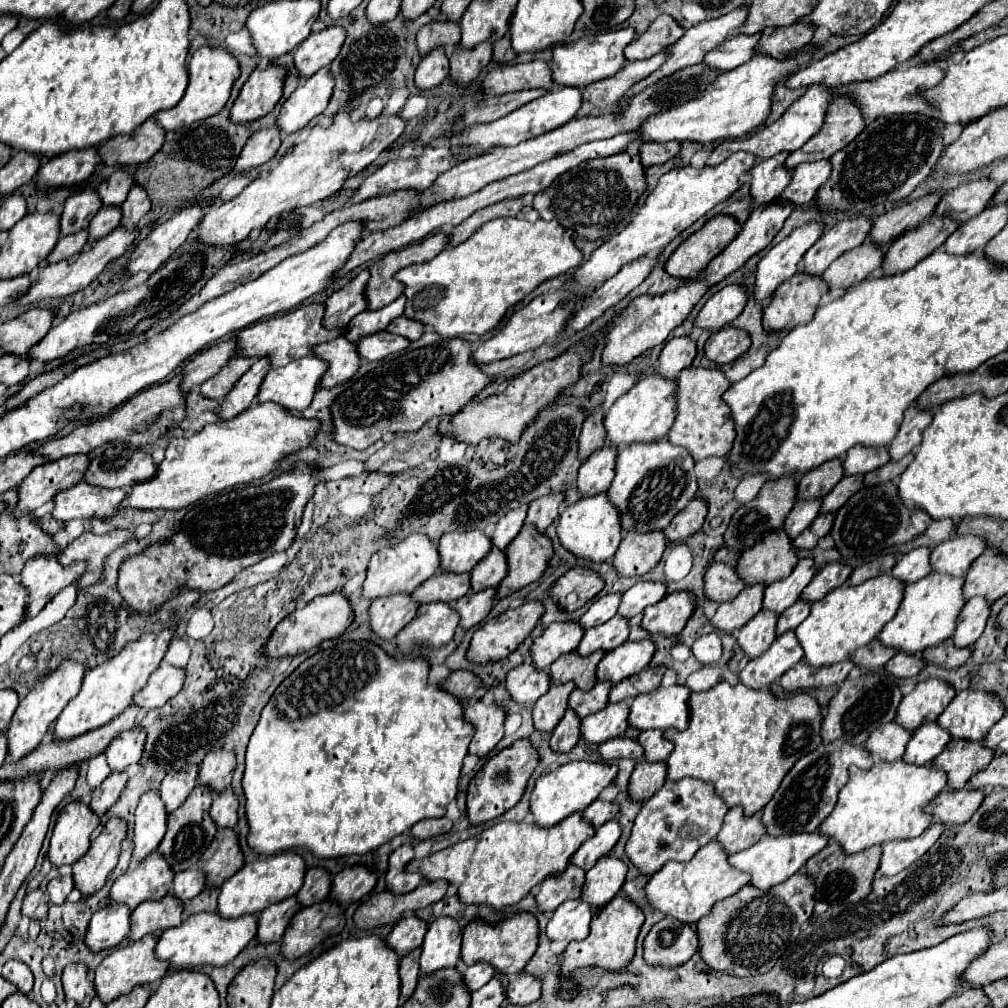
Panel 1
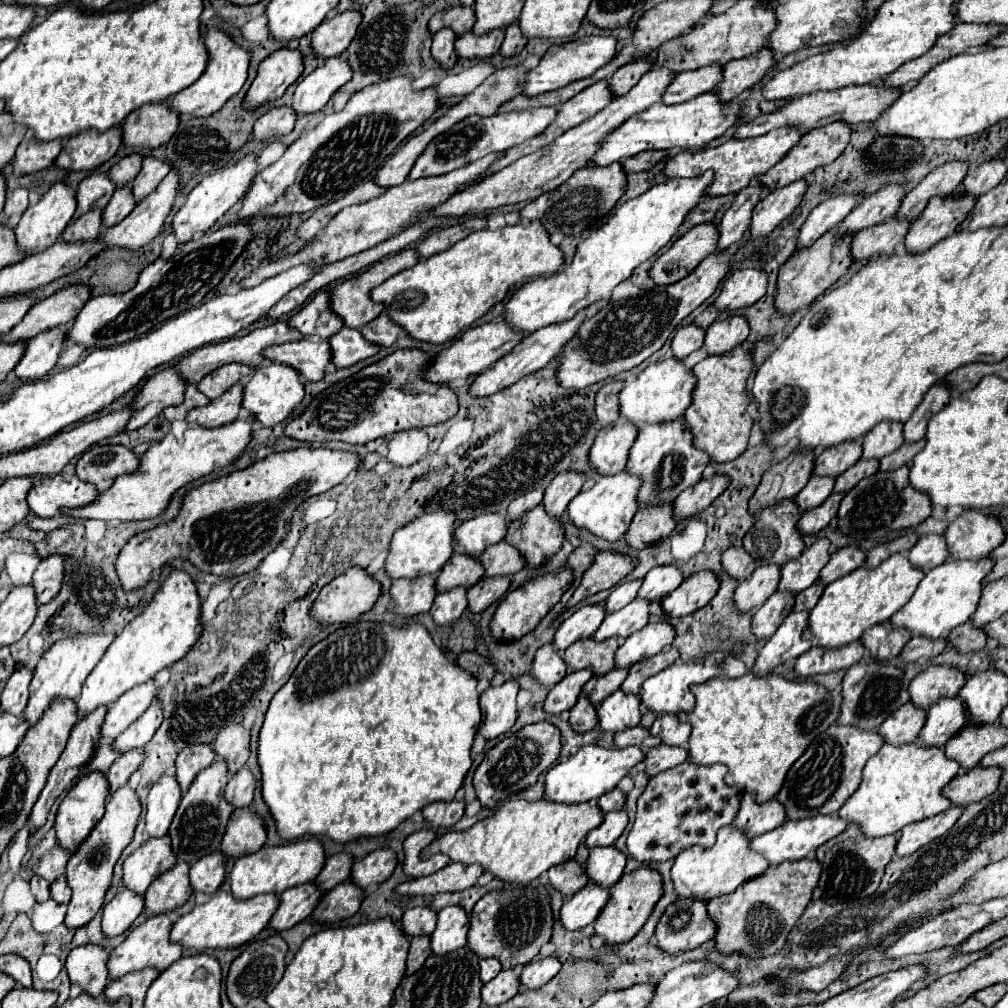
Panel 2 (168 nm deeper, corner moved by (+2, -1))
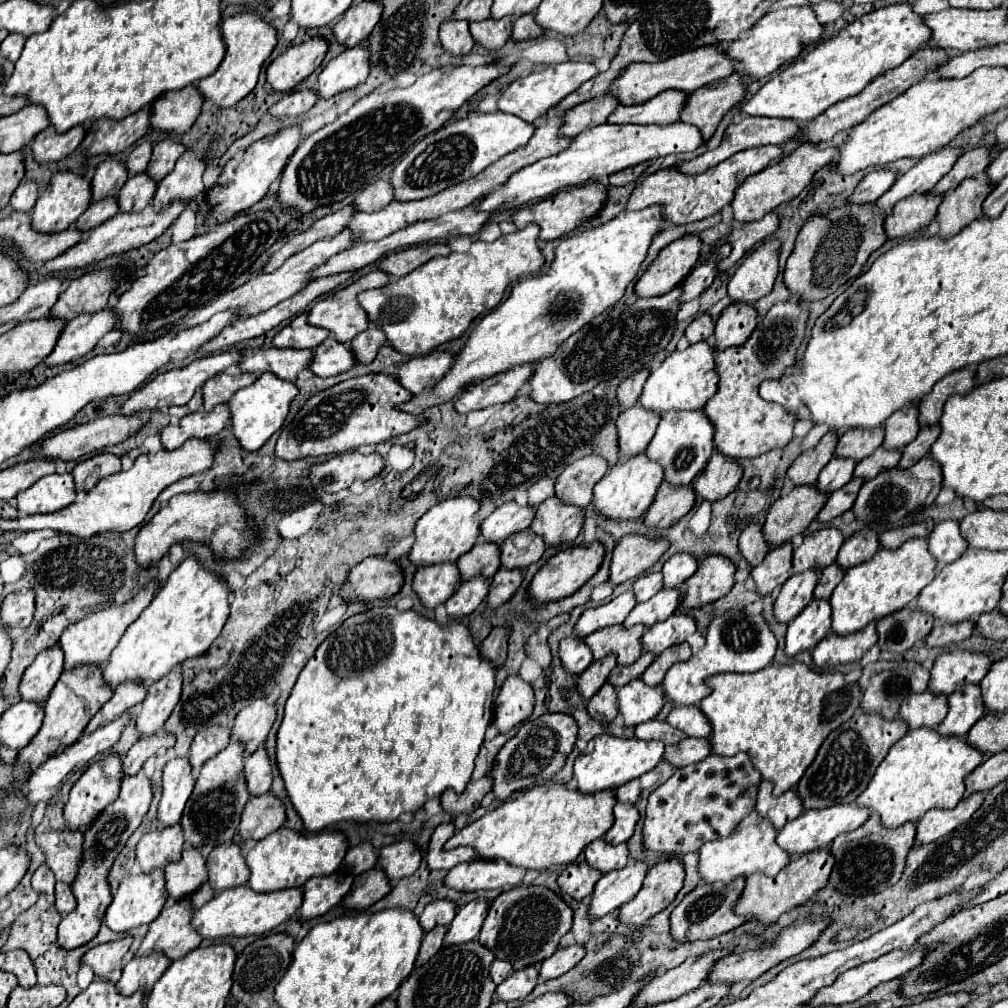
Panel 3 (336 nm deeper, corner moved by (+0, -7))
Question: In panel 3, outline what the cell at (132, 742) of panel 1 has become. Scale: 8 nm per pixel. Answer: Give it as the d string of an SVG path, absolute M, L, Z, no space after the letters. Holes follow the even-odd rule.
M180 666L168 674L168 678L160 682L152 682L148 696L144 698L138 718L136 718L136 728L142 736L156 734L162 730L164 722L172 714L174 706L180 700L180 690L182 690L182 676L180 676Z

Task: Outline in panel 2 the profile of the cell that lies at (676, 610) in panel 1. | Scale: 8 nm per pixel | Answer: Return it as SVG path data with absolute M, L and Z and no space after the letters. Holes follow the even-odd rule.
M696 572L662 600L662 608L670 618L692 614L706 606L718 588L718 578L712 572Z

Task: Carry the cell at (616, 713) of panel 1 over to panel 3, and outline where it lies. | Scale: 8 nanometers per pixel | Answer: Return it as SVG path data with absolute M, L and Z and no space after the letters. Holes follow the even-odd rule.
M638 678L618 690L618 712L624 718L624 726L638 726L654 720L664 704L664 692L660 686L644 686Z

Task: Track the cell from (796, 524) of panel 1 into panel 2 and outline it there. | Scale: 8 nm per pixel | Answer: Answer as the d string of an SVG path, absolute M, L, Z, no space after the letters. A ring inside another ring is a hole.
M812 476L810 482L796 496L796 504L802 510L810 510L810 508L820 506L822 500L826 500L832 494L834 480L836 478L832 478L832 476Z

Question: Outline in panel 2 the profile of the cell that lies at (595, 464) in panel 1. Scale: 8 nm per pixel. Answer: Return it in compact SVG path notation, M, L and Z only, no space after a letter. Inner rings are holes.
M620 418L614 428L602 428L590 450L590 464L604 476L622 472L634 436L638 436L638 426L626 418Z

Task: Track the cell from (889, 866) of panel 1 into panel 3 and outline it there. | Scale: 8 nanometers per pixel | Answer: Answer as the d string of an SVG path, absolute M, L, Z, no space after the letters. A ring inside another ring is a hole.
M968 794L952 810L928 810L928 814L924 814L924 818L916 824L916 844L930 844L946 836L970 820L970 816L980 808L982 800L984 794Z

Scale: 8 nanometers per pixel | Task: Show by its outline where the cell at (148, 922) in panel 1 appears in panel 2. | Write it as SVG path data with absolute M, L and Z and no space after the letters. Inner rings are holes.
M176 862L170 872L164 872L162 876L158 876L158 880L154 880L154 884L150 884L146 892L146 916L172 912L192 896L194 890L190 888L188 870L190 864Z

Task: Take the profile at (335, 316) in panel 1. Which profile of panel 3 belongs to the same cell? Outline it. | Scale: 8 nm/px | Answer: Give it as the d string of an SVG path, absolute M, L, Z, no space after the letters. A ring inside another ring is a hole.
M302 312L274 336L272 344L286 344L280 348L310 348L310 350L314 350L328 336L330 336L328 330L320 330L320 328L308 324L308 312Z

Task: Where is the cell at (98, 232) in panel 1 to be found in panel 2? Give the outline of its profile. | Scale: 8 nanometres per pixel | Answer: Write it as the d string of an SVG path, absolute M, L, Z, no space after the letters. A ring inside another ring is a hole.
M120 186L116 188L110 204L104 210L104 226L114 226L118 222L124 220L126 214L130 214L136 206L134 194L132 194L132 186Z

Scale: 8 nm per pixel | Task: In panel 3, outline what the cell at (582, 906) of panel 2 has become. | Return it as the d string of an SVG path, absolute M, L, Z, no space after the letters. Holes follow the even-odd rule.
M630 862L622 870L614 870L610 874L604 874L590 896L588 904L588 918L602 918L614 910L618 910L622 904L632 900L644 880L644 874L648 870L646 862Z

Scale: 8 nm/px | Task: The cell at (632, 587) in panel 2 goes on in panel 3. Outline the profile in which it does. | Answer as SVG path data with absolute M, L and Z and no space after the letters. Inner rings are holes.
M662 572L640 576L634 582L634 598L636 598L636 602L646 602L660 590L662 590Z

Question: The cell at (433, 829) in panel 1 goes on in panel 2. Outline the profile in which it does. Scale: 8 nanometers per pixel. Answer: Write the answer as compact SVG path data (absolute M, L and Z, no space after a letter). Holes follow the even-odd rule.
M450 800L442 804L428 804L422 812L424 812L424 818L430 822L430 826L450 828L462 818L464 808L466 808L464 800Z

